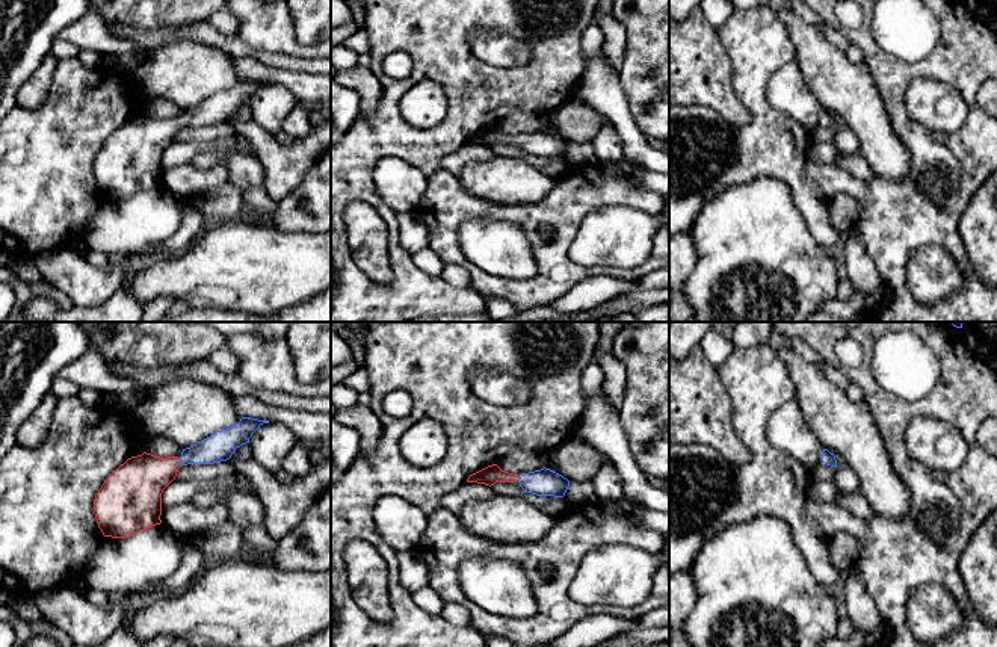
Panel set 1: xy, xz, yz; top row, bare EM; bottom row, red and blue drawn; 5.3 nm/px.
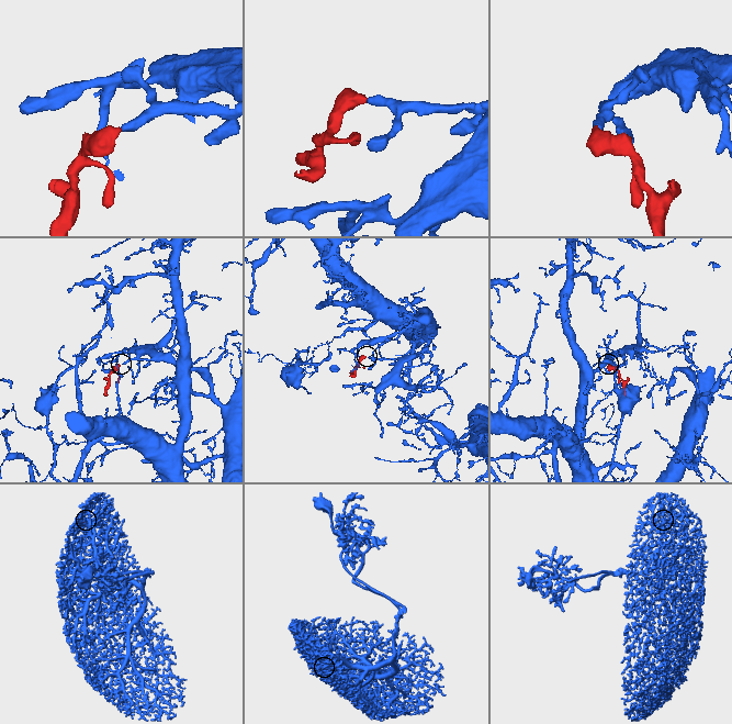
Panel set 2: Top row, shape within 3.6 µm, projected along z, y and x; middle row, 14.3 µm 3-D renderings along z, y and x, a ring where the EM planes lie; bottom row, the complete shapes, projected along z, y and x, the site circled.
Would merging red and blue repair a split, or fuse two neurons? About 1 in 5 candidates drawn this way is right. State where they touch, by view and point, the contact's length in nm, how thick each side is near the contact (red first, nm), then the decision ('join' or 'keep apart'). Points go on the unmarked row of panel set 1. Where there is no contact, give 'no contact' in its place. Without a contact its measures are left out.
meets red in xy at (180, 123); contact 40 nm long; 260 nm thick on the red side, 160 nm on the other; join

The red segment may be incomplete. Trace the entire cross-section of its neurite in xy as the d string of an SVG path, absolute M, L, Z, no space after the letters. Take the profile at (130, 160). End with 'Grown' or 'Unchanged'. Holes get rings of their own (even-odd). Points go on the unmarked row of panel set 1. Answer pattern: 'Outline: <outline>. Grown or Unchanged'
Outline: M242 79L239 85L218 92L196 106L183 110L181 118L154 118L144 113L128 119L101 147L94 160L94 175L104 198L124 200L160 186L162 154L175 141L181 127L213 125L227 122L242 106L249 104L252 95L269 82Z. Grown

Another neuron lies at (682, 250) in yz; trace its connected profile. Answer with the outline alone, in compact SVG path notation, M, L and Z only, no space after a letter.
M689 233L669 234L669 322L687 322L693 310L684 283L696 263L696 248Z

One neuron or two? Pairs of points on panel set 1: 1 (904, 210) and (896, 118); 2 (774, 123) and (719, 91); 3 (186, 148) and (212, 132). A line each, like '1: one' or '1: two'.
1: one
2: two
3: two

